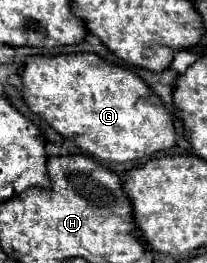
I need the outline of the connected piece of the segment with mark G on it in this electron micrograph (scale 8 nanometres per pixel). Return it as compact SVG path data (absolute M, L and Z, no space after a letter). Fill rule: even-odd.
M96 54L34 56L22 74L22 94L34 114L40 114L60 136L104 162L146 158L176 144L174 114L162 98L134 72L108 64Z

